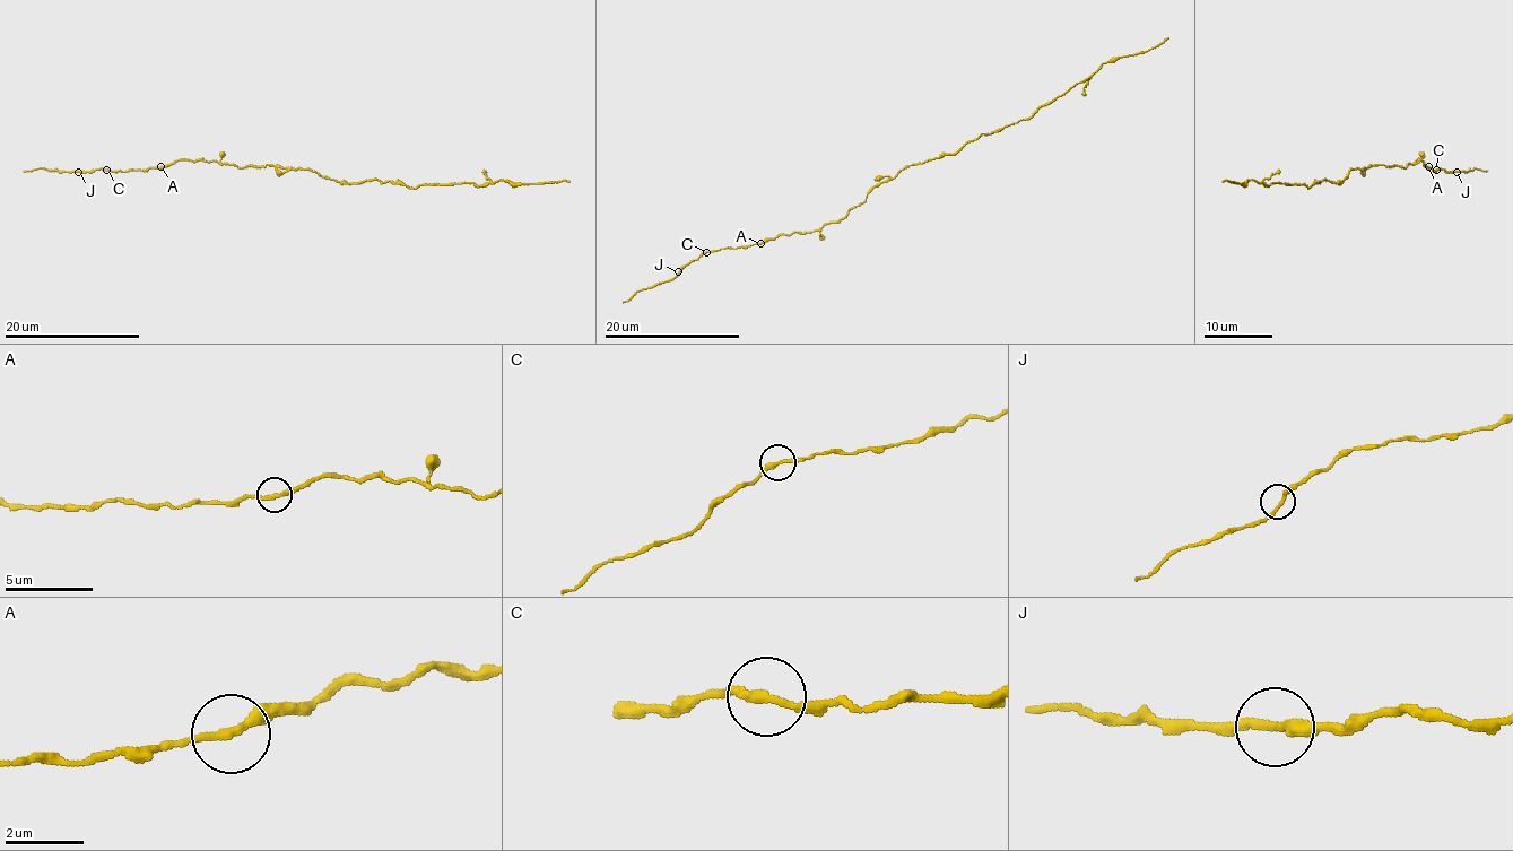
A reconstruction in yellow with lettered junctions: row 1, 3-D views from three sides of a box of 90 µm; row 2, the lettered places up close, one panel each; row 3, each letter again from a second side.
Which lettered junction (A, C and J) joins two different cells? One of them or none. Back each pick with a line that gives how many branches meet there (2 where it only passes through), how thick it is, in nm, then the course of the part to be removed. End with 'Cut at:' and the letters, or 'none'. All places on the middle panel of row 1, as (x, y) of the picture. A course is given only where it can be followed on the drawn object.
Cut at: none

